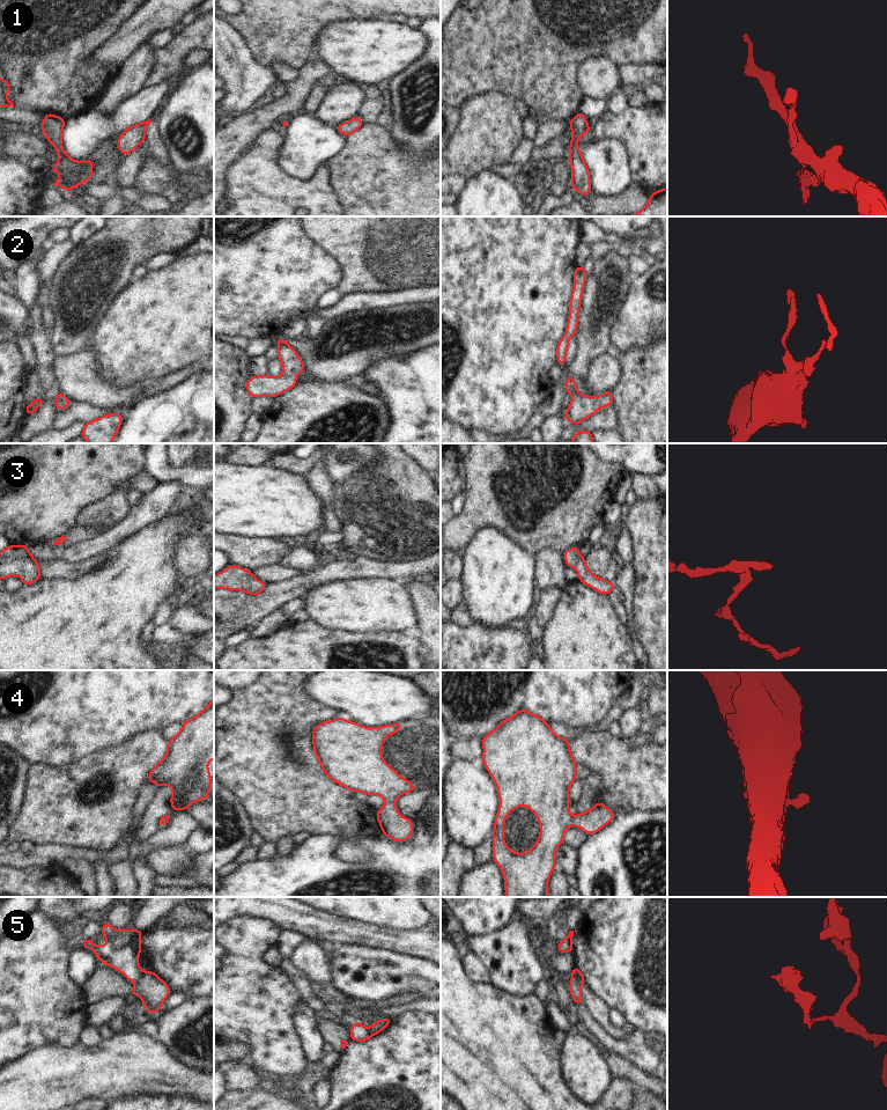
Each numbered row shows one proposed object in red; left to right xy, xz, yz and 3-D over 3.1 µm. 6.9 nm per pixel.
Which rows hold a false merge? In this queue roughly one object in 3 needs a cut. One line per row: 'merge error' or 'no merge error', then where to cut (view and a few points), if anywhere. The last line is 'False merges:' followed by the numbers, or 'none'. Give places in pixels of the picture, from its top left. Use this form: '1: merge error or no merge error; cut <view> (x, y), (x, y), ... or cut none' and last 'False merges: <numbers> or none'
1: no merge error; cut none
2: no merge error; cut none
3: no merge error; cut none
4: no merge error; cut none
5: merge error; cut yz (571, 973), (581, 985)
False merges: 5

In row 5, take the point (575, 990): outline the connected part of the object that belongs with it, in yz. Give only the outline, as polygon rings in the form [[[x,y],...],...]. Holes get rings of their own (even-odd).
[[[571,975],[570,978],[570,985],[569,985],[569,992],[574,999],[574,1004],[578,1005],[583,1002],[583,997],[582,997],[582,988],[581,988],[581,983],[578,978],[575,975]]]

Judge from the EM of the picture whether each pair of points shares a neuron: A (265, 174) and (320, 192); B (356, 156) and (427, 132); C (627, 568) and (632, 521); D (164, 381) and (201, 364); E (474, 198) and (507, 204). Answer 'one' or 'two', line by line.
A: one
B: two
C: two
D: one
E: one

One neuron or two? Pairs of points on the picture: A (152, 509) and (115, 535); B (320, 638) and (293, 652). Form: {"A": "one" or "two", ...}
{"A": "one", "B": "one"}

